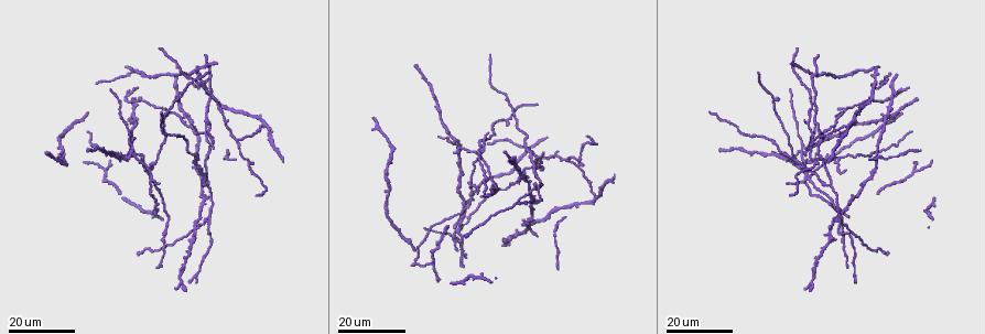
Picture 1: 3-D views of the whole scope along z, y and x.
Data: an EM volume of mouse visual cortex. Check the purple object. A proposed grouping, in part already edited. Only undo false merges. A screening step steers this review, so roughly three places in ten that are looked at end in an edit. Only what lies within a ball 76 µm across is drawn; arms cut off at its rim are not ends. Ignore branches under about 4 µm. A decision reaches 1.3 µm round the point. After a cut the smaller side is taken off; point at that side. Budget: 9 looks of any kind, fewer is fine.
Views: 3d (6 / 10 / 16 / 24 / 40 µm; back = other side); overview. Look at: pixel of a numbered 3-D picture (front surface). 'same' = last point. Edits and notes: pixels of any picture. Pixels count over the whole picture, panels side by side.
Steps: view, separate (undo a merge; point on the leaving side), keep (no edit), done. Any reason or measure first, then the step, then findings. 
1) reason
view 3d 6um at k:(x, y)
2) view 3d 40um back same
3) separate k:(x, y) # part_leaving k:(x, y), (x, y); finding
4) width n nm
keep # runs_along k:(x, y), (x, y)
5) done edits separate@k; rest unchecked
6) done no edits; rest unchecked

a fork
view 3d 16um at 1:(877, 85)

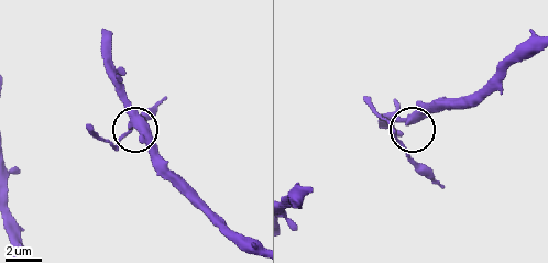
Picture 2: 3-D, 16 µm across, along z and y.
view 3d 6um at 2:(132, 124)

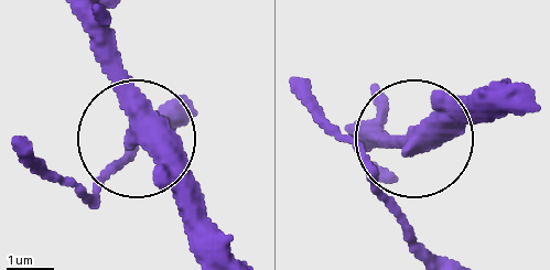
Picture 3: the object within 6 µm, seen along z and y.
view 3d 6um back at 3:(135, 135)

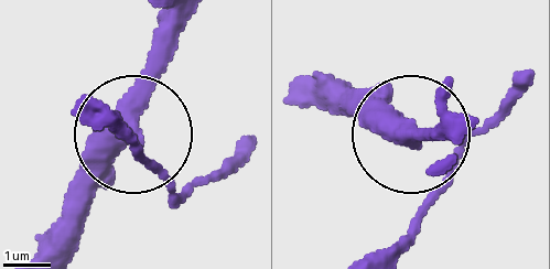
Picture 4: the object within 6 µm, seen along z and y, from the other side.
keep # one cell here

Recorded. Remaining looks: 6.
view 3d 24um at 1:(199, 160)

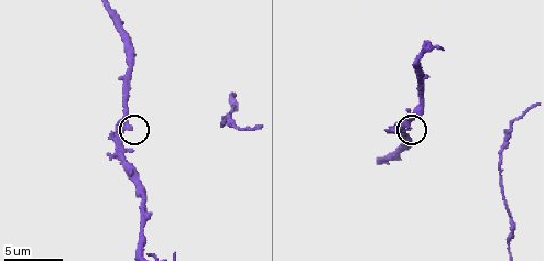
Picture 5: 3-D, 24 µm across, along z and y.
view 3d 10um at 5:(129, 127)

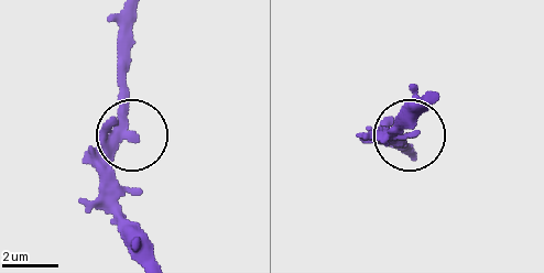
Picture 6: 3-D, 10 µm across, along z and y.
side_arm 21 um
keep # one cell here

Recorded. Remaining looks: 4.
four arms meet
view 3d 24um at 1:(817, 120)

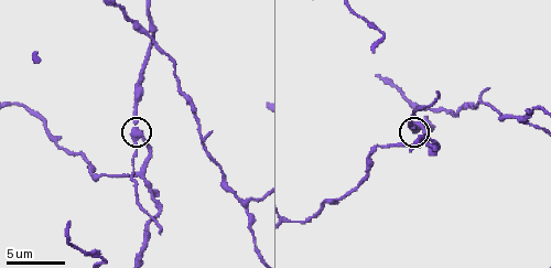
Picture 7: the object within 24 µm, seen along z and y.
view 3d 6um at 7:(135, 139)

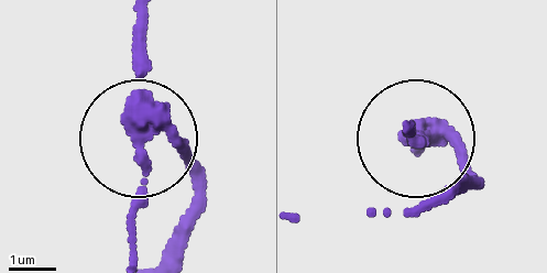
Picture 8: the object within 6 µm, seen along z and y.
side_arm 10 um
separate 8:(145, 186) # part_leaving 8:(154, 117), (130, 254); a second cell is stuck on

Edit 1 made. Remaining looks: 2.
done edits separate@8; rest unchecked

